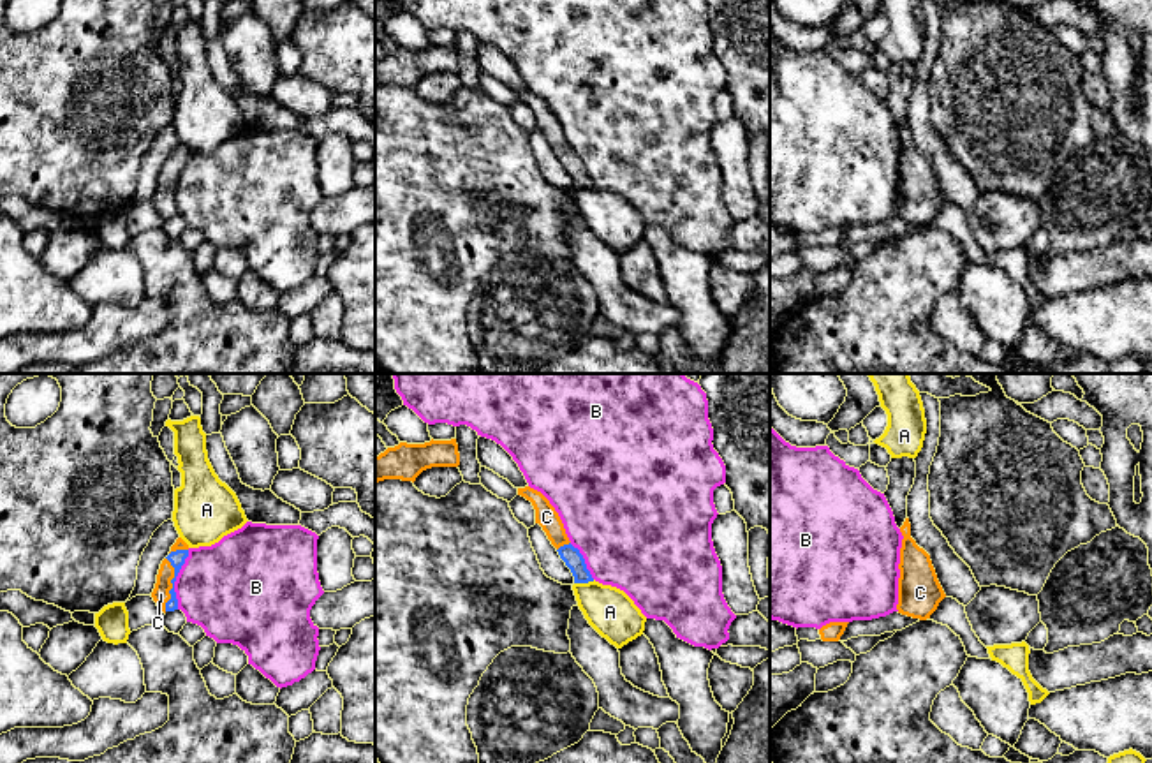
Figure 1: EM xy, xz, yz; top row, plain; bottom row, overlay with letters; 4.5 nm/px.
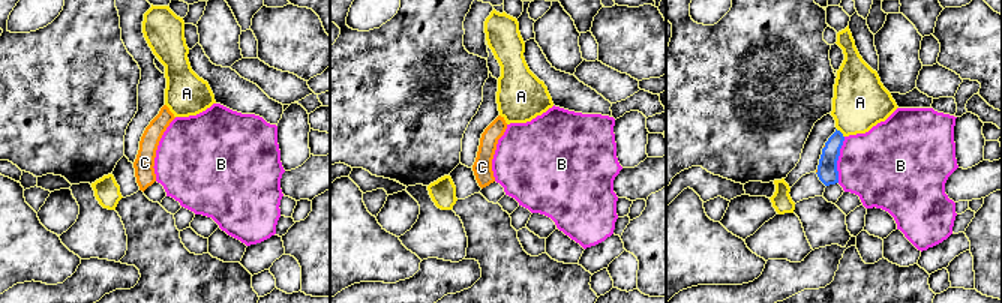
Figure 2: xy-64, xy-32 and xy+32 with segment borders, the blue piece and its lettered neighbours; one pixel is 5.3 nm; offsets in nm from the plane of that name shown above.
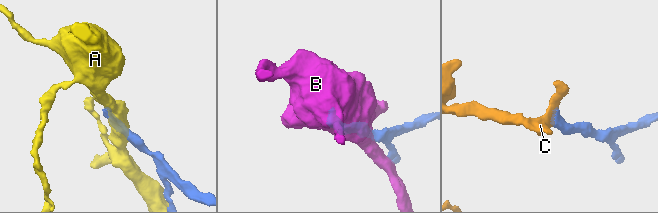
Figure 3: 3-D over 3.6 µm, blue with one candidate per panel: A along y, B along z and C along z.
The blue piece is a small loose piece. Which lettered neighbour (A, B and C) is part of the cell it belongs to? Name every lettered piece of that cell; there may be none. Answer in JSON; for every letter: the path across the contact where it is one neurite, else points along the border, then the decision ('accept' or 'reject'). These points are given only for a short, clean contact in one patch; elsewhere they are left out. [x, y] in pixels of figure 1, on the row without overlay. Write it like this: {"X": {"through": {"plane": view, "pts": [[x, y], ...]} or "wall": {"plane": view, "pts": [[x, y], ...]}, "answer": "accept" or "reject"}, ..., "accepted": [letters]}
{"A": {"answer": "reject"}, "B": {"answer": "reject"}, "C": {"through": {"plane": "xy", "pts": [[177, 164], [171, 187], [161, 200]]}, "answer": "accept"}, "accepted": ["C"]}

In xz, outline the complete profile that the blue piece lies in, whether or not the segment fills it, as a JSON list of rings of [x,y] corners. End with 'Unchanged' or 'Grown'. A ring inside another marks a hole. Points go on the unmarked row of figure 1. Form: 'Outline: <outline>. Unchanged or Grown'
Outline: [[[525,92],[518,93],[518,100],[532,107],[535,115],[535,129],[543,132],[551,150],[557,153],[560,164],[571,174],[574,189],[594,187],[590,176],[587,174],[585,164],[578,153],[574,153],[565,139],[564,129],[550,109],[550,106],[537,95]]]. Grown

